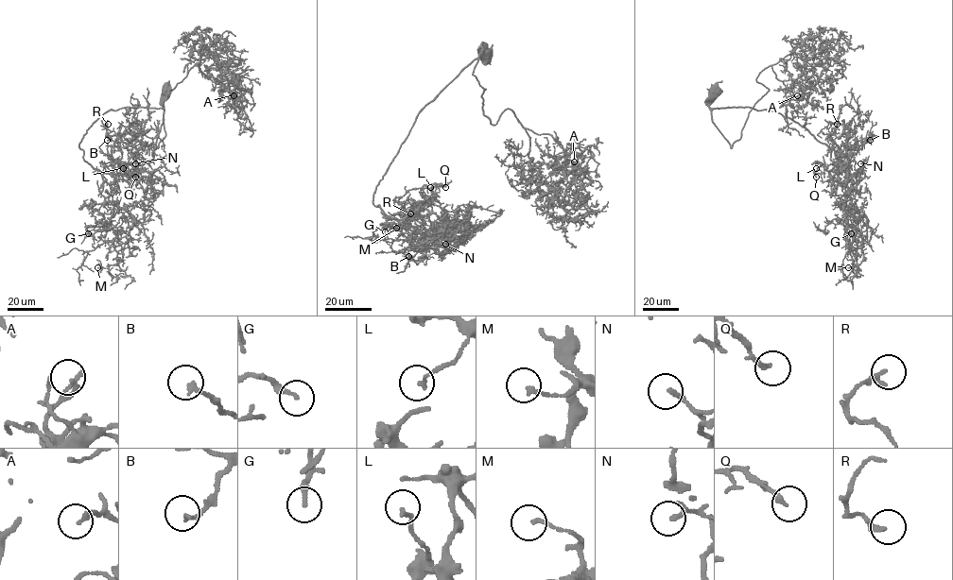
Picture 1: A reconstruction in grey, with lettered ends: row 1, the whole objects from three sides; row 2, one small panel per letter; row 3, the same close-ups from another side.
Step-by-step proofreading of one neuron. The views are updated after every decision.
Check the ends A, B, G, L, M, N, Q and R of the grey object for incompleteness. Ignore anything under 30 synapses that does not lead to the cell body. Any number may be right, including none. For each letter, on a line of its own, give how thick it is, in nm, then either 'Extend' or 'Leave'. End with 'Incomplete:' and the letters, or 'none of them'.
A: Thickness 200 nm. Leave
B: Thickness 180 nm. Leave
G: Thickness 240 nm. Leave
L: Thickness 160 nm. Leave
M: Thickness 170 nm. Leave
N: Thickness 180 nm. Leave
Q: Thickness 200 nm. Leave
R: Thickness 240 nm. Leave
Incomplete: none of them

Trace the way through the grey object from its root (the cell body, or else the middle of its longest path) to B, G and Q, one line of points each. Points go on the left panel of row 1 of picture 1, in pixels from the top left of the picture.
B: (166, 91), (163, 109), (110, 110), (79, 143), (94, 168), (128, 176), (127, 144), (118, 135), (107, 140)
G: (166, 91), (163, 109), (110, 110), (79, 143), (113, 206), (111, 228), (88, 233)
Q: (166, 91), (163, 109), (110, 110), (79, 143), (94, 168), (128, 176), (124, 162), (135, 177)

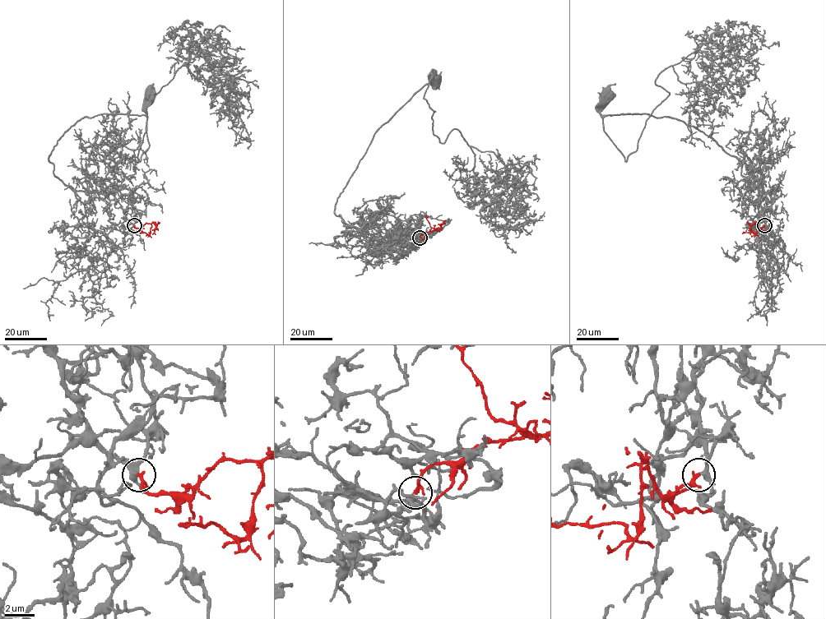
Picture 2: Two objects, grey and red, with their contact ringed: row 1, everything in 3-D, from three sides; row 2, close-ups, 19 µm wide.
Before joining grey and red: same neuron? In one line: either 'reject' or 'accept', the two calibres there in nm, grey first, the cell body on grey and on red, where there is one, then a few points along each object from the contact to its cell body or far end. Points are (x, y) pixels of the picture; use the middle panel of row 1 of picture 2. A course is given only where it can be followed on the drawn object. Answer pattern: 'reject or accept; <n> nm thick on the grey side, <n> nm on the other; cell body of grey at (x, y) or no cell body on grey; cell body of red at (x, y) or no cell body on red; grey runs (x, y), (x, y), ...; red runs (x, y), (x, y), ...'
accept; 280 nm thick on the grey side, 200 nm on the other; cell body of grey at (435, 80); no cell body on red; grey runs (419, 238), (382, 243), (351, 227), (334, 209), (375, 133), (431, 80), (429, 76), (436, 81); red runs (419, 237), (422, 234), (437, 230), (430, 227), (425, 215)

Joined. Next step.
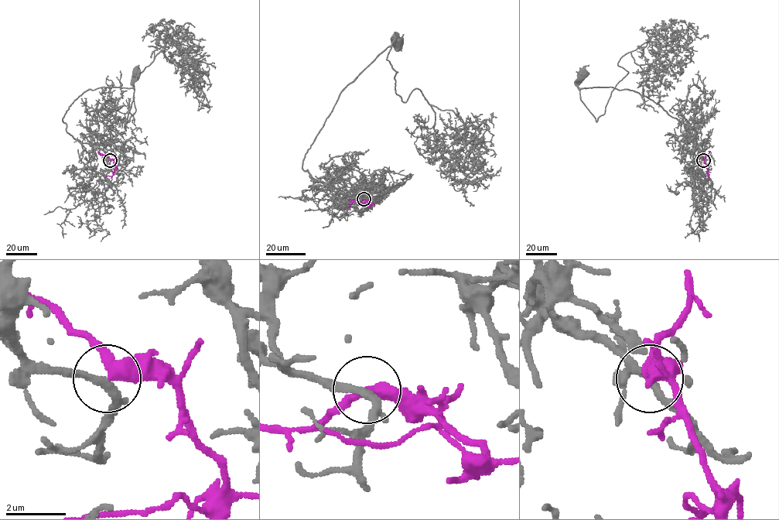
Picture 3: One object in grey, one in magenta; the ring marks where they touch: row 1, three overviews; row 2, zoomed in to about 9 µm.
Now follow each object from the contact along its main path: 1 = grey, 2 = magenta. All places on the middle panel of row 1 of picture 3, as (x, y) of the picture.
1: (363, 199), (358, 192), (346, 196), (332, 191), (302, 163), (340, 92), (394, 42), (391, 38), (398, 43)
2: (363, 199), (371, 203), (367, 206), (359, 205)

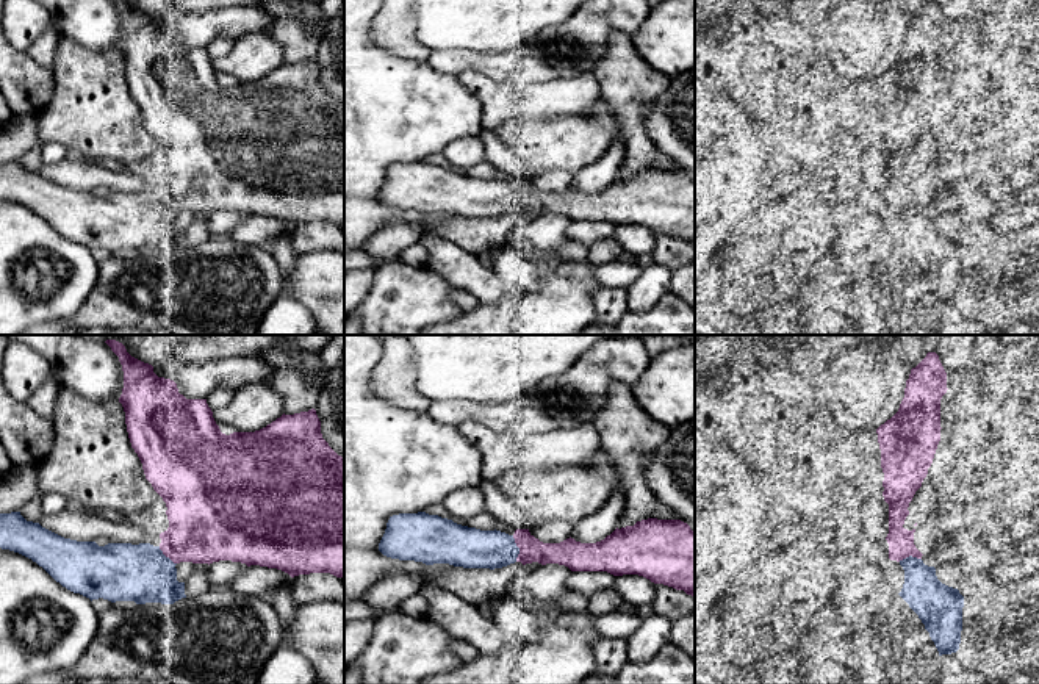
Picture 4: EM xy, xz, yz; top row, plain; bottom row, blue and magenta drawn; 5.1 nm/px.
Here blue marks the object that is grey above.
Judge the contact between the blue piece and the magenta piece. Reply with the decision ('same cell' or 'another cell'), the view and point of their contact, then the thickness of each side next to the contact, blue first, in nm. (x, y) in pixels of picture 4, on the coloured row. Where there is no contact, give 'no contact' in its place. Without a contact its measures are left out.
same cell; contact xz (518, 548); calibres 200 and 130 nm

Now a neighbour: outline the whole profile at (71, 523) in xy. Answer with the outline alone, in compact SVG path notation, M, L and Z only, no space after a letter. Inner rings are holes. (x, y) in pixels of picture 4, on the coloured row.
M75 506L56 513L44 513L38 523L64 538L77 542L105 538L108 543L150 543L153 546L161 543L158 532L141 529L122 517L84 513Z

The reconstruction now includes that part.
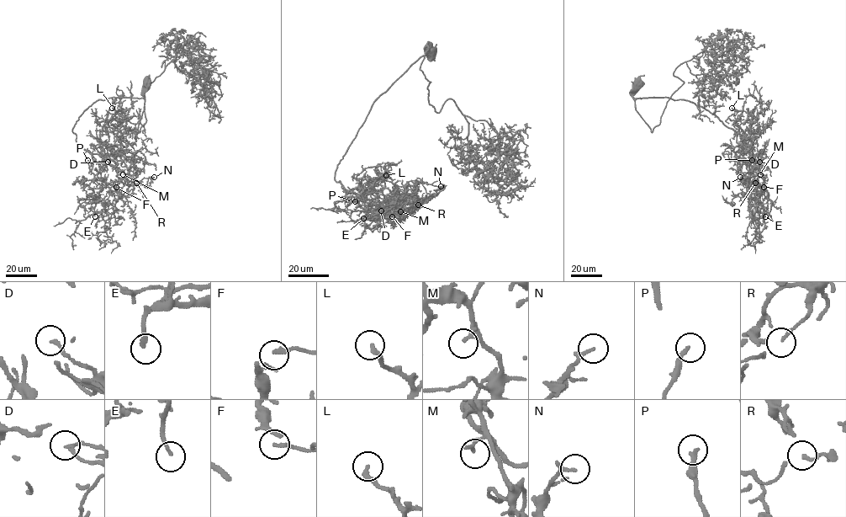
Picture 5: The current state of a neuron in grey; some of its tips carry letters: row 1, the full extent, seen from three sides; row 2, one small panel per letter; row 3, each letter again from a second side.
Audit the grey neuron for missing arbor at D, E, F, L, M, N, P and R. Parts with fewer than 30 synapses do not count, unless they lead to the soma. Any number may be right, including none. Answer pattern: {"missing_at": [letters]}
{"missing_at": ["E", "L", "P"]}

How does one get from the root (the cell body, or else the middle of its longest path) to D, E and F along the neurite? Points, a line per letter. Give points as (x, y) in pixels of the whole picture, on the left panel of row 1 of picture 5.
D: (147, 82), (144, 98), (98, 99), (72, 128), (77, 143), (92, 153), (116, 155), (120, 170), (108, 162)
E: (147, 82), (144, 98), (98, 99), (72, 128), (76, 142), (98, 165), (99, 200), (104, 207), (95, 216)
F: (147, 82), (144, 98), (98, 99), (72, 129), (85, 149), (116, 156), (115, 168), (126, 175), (116, 187)

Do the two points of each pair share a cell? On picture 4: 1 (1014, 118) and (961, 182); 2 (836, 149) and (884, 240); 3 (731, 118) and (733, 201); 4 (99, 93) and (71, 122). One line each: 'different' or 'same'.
1: same
2: same
3: same
4: same

